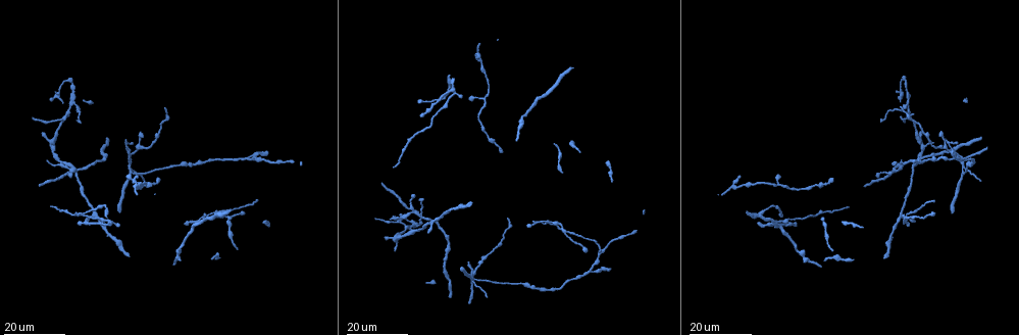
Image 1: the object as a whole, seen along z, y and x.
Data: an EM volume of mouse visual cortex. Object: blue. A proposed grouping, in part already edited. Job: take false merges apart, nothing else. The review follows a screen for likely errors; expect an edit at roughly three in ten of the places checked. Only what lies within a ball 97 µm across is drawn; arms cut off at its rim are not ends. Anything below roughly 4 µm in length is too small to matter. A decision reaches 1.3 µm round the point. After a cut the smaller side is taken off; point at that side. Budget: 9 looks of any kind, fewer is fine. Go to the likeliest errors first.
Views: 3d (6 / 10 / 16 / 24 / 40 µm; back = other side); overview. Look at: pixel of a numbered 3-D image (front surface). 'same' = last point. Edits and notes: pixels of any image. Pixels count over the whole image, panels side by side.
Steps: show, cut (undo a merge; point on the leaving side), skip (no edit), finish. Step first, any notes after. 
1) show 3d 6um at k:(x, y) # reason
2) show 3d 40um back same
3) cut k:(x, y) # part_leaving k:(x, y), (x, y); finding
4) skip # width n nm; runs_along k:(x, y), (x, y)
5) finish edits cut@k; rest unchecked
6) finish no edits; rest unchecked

show 3d 16um at 1:(542, 221) # three-way junction

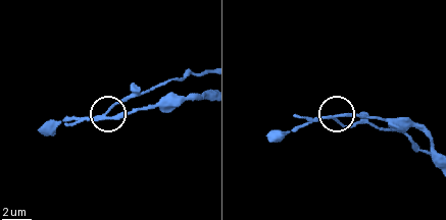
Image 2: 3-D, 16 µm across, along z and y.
show 3d 10um at 2:(335, 118) # closer look

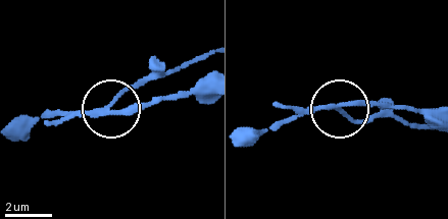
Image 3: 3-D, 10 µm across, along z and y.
cut 3:(122, 91) # side_arm 6 um; part_leaving 3:(97, 113), (148, 81), (206, 58); a second neuron is stuck on

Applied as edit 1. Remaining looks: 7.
show 3d 24um at 1:(127, 167) # branch point

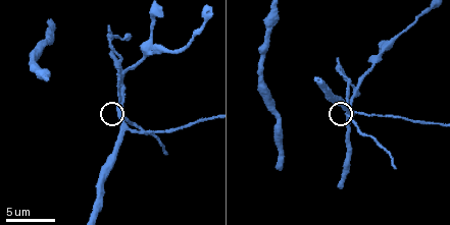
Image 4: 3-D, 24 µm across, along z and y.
show 3d 10um at 4:(349, 115) # zoom in

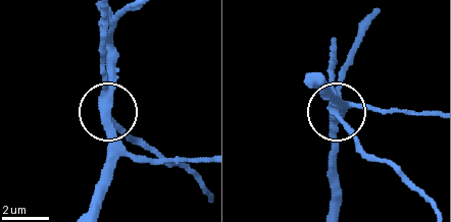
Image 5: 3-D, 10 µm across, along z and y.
cut 5:(344, 128) # width 330 nm; part_leaving 5:(102, 102), (102, 16); two neurons meet here

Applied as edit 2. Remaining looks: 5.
show 3d 10um at 4:(355, 93) # sudden change in width

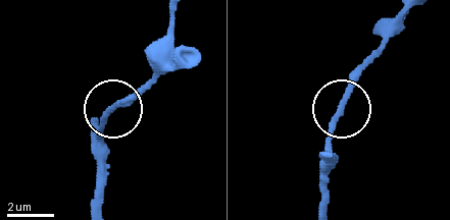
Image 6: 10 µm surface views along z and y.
skip # all the same neuron

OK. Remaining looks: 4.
show 3d 16um at 1:(406, 224) # three arms meet

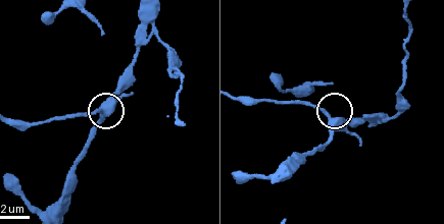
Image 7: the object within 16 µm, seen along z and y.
show 3d 6um at 7:(106, 110)

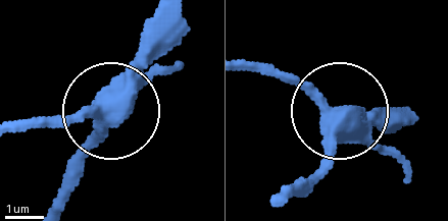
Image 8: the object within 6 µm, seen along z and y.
skip # width 470 nm; runs_along 8:(49, 207), (107, 113), (19, 125); continuous, no second neuron

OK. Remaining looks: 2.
show 3d 24um at 1:(74, 103)

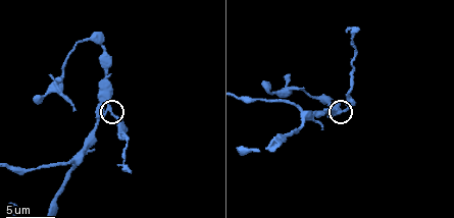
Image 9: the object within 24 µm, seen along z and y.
show 3d 10um at 9:(110, 109)

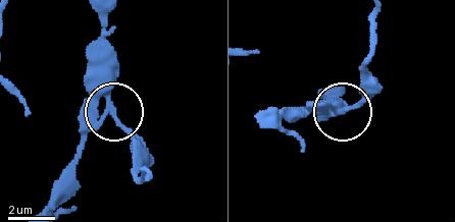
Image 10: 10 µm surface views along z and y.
skip # continuous, no second neuron

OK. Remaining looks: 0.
finish edits cut@3, cut@5; rest unchecked

